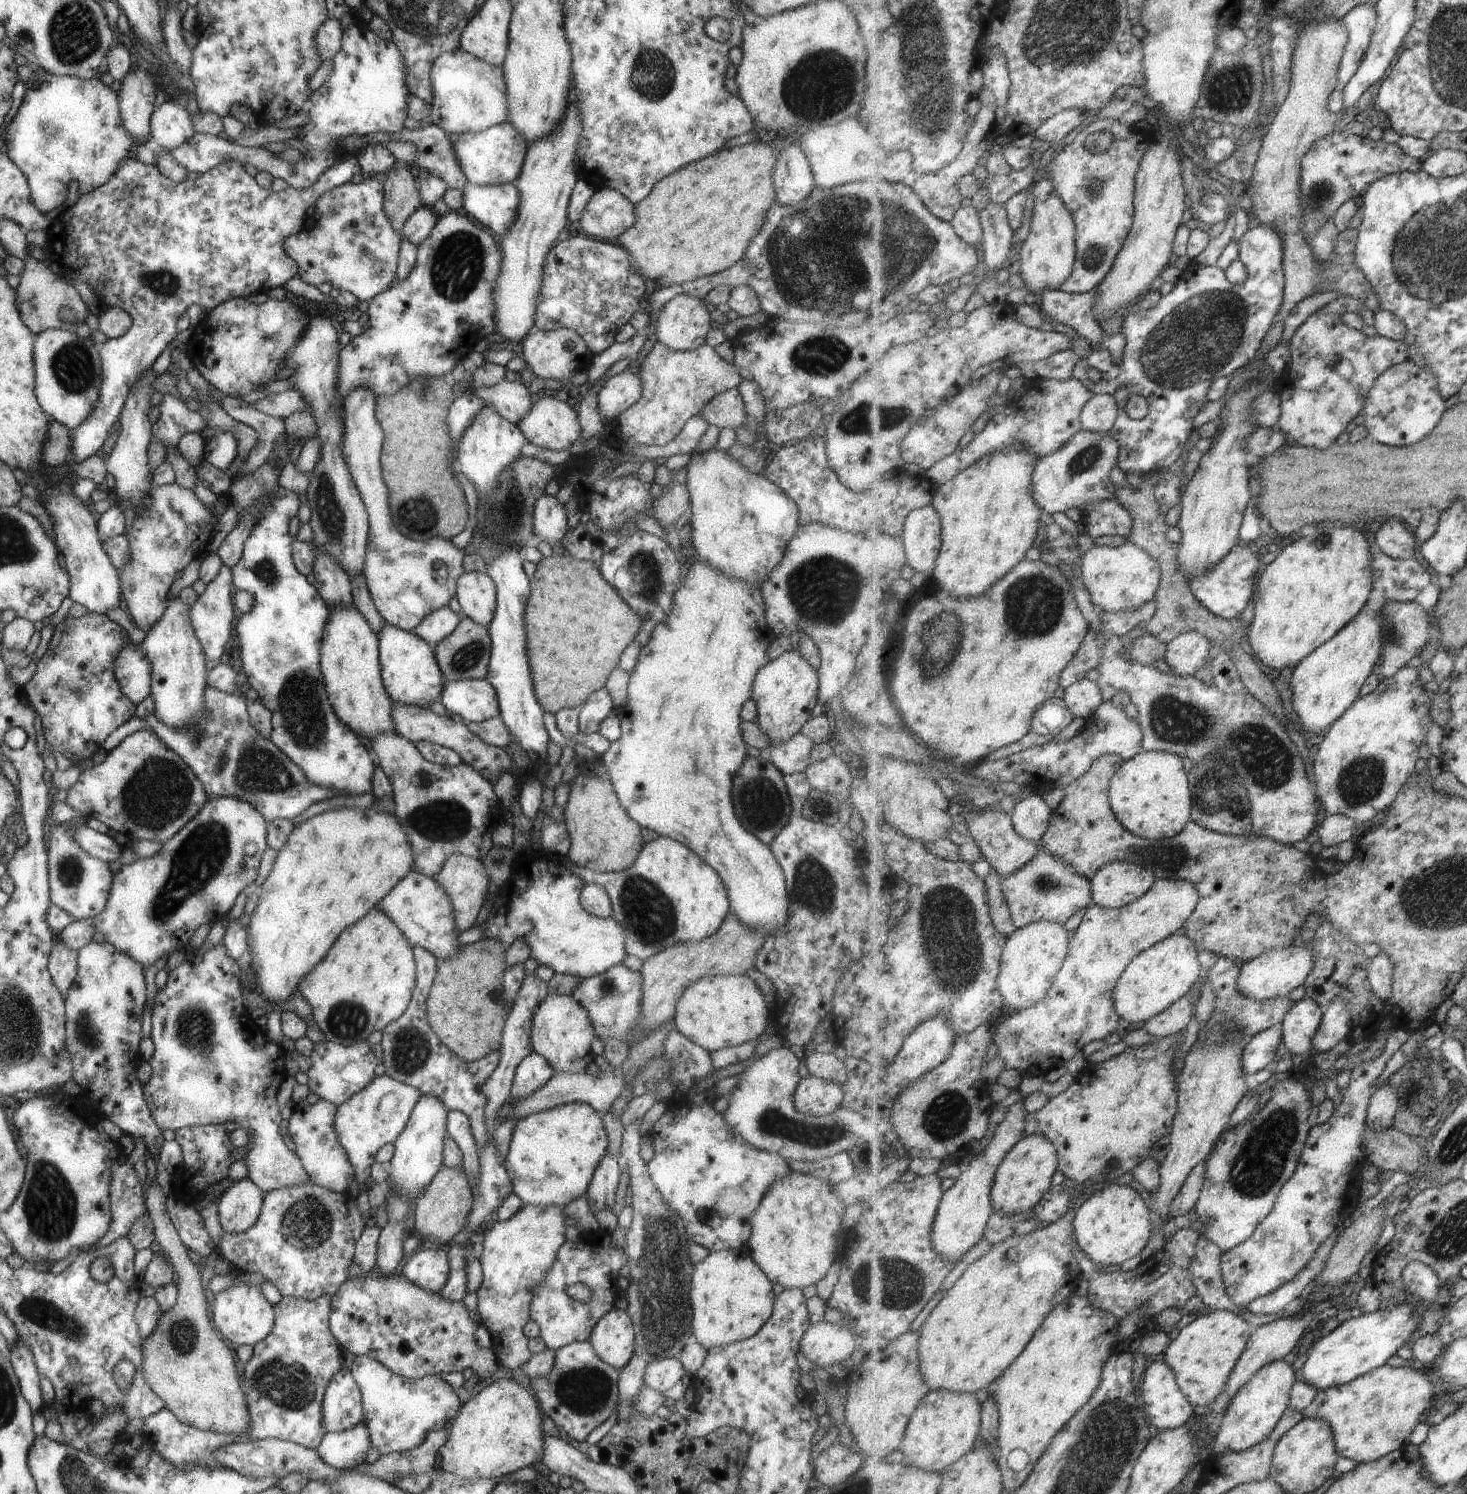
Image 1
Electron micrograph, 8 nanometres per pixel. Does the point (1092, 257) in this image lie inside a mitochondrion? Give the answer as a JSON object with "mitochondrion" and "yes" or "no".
{"mitochondrion":"yes"}

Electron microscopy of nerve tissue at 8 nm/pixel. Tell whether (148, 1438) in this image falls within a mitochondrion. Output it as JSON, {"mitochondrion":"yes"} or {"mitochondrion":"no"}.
{"mitochondrion":"no"}

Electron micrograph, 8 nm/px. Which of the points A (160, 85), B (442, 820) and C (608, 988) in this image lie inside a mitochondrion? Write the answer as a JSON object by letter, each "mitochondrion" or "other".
{"A":"other","B":"mitochondrion","C":"mitochondrion"}

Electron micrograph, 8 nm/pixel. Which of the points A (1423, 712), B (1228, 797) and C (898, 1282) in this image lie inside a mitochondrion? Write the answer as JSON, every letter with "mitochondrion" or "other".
{"A":"other","B":"mitochondrion","C":"mitochondrion"}

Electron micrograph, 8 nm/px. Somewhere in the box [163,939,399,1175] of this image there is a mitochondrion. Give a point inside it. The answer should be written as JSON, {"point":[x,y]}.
{"point":[194,1027]}

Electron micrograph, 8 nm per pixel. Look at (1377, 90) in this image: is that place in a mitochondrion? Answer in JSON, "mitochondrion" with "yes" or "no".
{"mitochondrion":"no"}

